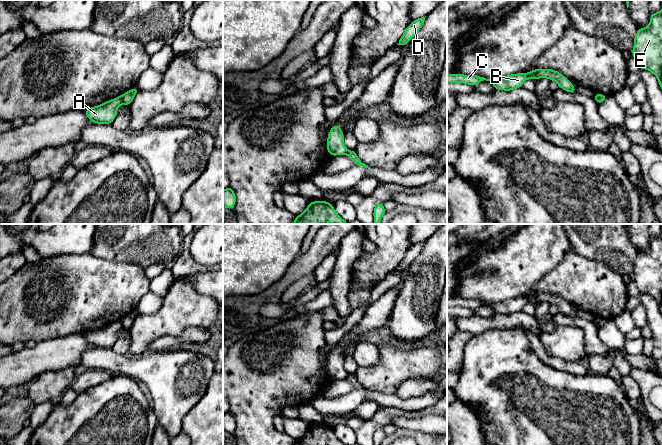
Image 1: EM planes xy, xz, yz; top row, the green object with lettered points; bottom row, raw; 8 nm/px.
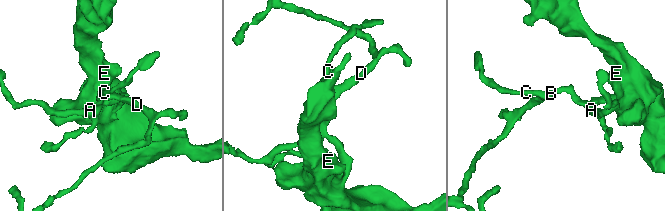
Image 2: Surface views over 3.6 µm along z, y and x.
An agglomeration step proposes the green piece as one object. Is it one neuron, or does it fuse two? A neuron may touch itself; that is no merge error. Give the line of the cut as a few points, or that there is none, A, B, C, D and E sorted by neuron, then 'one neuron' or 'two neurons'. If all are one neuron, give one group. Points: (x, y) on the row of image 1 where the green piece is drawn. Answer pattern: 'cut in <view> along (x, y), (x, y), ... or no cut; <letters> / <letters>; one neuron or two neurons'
cut in xy along (120, 96), (123, 103); A B C D / E; two neurons

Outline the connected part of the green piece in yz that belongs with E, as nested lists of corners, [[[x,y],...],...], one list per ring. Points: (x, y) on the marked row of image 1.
[[[662,9],[651,13],[647,27],[637,29],[632,52],[640,69],[653,73],[662,89]]]

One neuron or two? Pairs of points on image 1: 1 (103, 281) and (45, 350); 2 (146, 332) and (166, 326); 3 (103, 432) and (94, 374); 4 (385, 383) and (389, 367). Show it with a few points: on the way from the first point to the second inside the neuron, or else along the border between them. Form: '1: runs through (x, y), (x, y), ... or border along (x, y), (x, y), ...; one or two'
1: border along (78, 333), (37, 342); two
2: runs through (151, 327), (161, 327); one
3: border along (113, 375), (78, 395); two
4: runs through (386, 379), (389, 371); one

